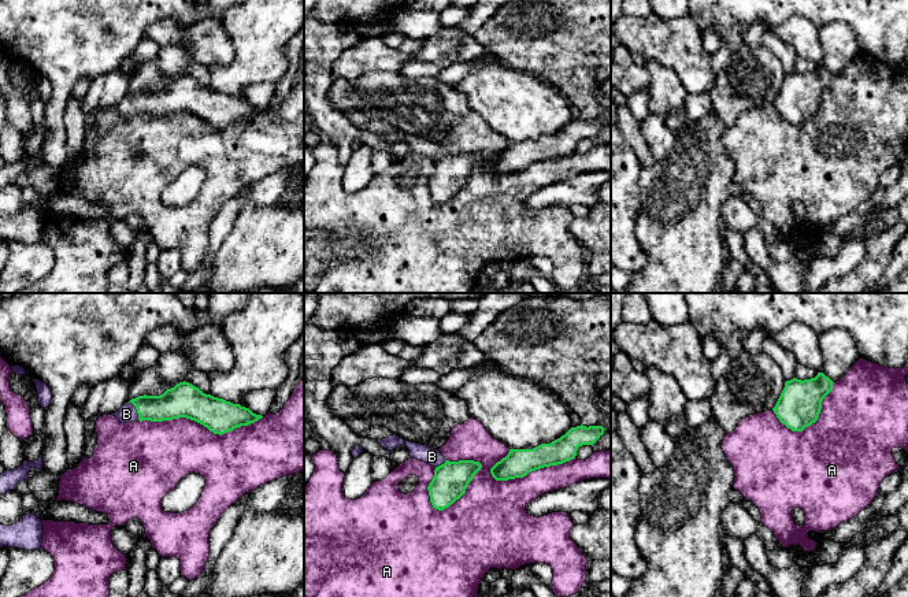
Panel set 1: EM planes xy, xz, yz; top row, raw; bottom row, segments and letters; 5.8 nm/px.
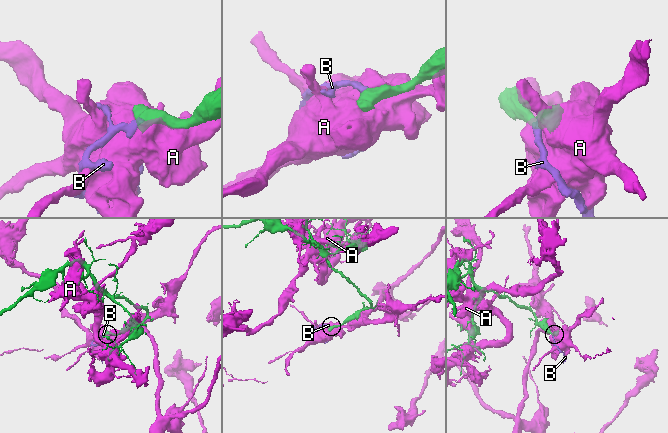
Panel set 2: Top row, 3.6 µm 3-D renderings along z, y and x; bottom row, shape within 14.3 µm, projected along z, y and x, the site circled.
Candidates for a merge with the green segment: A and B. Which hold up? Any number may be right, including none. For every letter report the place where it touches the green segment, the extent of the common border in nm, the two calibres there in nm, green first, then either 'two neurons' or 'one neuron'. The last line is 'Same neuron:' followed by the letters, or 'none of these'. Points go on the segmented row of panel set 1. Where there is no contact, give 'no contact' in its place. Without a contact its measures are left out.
A: xz (462, 494) | 400 nm | 200/480 nm | two neurons
B: xy (136, 408) | 130 nm | 180/110 nm | one neuron
Same neuron: B

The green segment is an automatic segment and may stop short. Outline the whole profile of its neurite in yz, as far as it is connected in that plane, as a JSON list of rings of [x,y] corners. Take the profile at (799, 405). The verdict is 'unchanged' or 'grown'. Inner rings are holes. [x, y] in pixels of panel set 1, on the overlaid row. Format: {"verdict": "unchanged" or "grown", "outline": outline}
{"verdict": "unchanged", "outline": [[[823,372],[811,379],[786,381],[772,411],[787,429],[803,431],[818,420],[822,401],[833,390],[833,383]]]}

